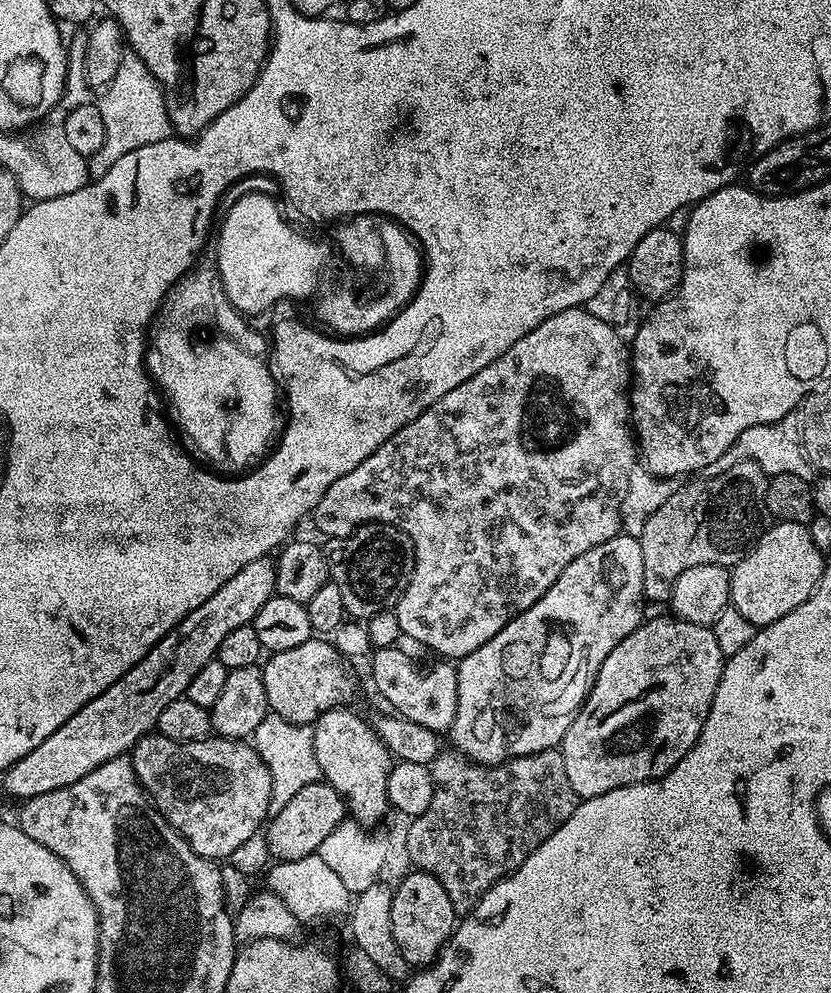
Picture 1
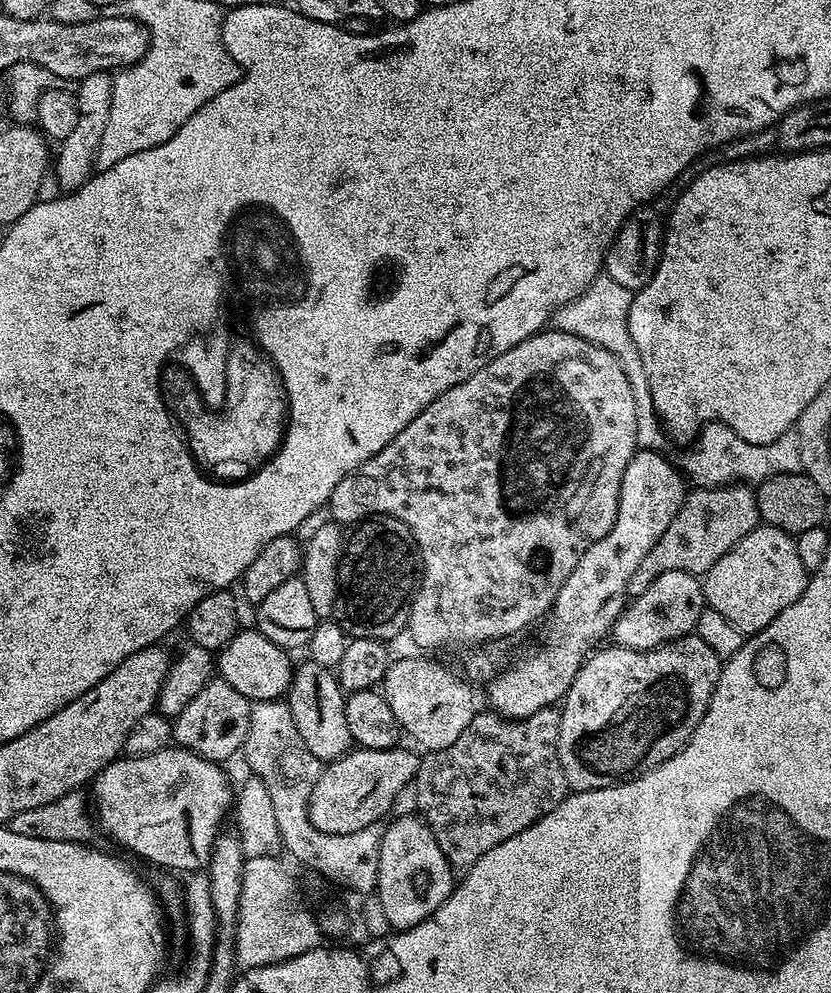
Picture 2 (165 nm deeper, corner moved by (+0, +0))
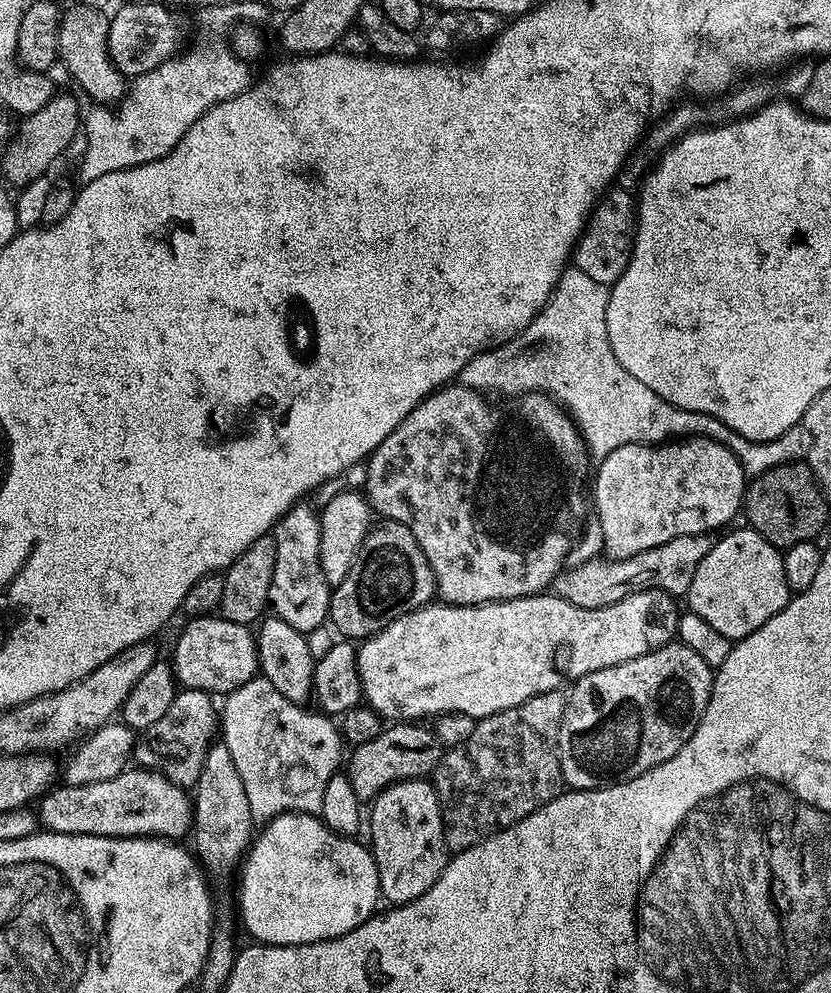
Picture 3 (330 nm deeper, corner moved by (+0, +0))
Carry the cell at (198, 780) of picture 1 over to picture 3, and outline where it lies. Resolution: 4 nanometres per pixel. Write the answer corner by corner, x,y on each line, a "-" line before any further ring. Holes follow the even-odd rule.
134,768
119,772
110,782
53,787
38,801
39,823
47,831
75,836
163,836
179,841
189,835
193,827
189,793
158,771

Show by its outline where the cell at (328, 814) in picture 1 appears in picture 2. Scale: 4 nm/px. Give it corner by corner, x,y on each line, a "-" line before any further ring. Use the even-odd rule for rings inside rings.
397,746
394,748
361,748
353,747
345,756
325,763
320,769
318,782
314,782
314,790
308,803
308,817
318,830
326,834
354,834
358,830
366,830
366,826
379,824
394,808
394,798
402,788
415,781
416,771
420,765
420,756
410,749

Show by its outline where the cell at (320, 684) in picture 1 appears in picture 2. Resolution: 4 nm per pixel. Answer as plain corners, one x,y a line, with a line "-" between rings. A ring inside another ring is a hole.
241,630
236,637
220,649
218,653
219,679
230,682
238,694
242,694
250,702
261,700
280,700
287,693
294,671
294,660
289,653
279,648
270,638
266,638
258,630

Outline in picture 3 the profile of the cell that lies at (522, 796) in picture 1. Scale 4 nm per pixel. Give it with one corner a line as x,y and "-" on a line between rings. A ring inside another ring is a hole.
560,688
550,690
546,694
538,694
526,702
514,706
510,710
502,710
498,714
490,714
489,716
485,716
483,720
477,720
474,730
470,734
470,738
466,738
466,742
449,747
441,755
440,763
436,765
436,771
430,777
430,783
435,788
436,797
440,803
440,813
442,814
442,822
444,823
444,842
453,853
466,850
470,846
474,846
478,842
482,842
486,838
490,838
510,826
522,822
522,818
534,814
539,808
546,806
546,802
550,802
554,797
560,795
562,789
565,787
564,775
560,769
560,727
562,726
562,718
566,714
567,705
568,692

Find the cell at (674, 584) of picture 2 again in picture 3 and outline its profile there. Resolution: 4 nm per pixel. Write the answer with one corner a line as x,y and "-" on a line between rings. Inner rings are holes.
657,588
635,592
622,598
622,602
601,608
574,606
555,594
470,606
429,602
390,622
390,626
359,645
356,661
360,691
367,707
388,722
424,722
427,716
439,718
450,714
466,714
475,721
483,720
485,716
510,710
538,694
560,688
563,680
581,680
594,670
606,670
606,666
642,658
642,654
673,643
681,613
676,604
677,597

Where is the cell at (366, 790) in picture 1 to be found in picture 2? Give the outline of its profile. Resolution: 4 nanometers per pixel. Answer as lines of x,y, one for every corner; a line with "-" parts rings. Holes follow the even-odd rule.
311,658
305,664
297,663
292,673
291,684
286,693
286,703
298,726
306,750
321,762
331,762
345,756
353,747
350,726
346,726
346,693
340,687
337,673
326,666
318,666

